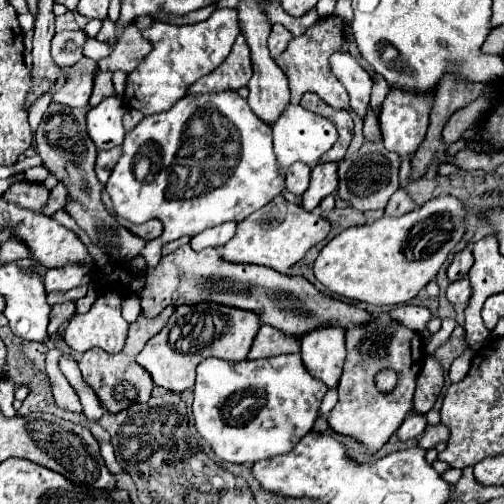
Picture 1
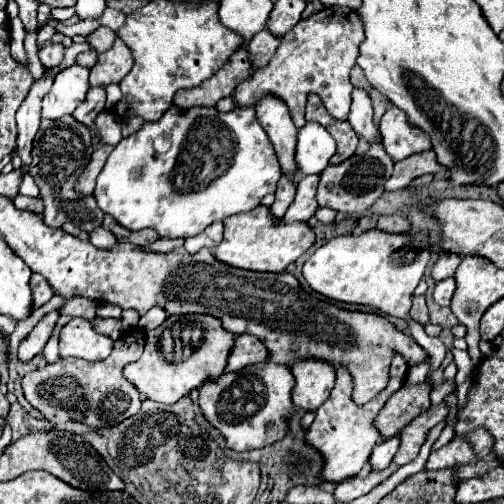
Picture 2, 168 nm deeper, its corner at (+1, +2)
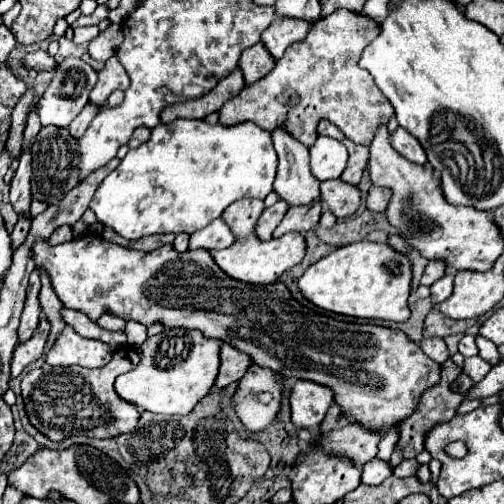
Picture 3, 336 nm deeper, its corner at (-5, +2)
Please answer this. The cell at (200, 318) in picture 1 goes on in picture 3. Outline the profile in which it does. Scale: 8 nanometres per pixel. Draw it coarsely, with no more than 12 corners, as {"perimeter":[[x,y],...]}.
{"perimeter":[[164,329],[116,393],[184,415],[214,387],[218,339]]}

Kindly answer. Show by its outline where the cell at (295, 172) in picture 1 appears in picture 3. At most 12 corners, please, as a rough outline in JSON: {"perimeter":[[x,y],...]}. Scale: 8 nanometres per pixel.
{"perimeter":[[284,199],[264,209],[258,221],[258,237],[272,239],[274,229],[290,205]]}

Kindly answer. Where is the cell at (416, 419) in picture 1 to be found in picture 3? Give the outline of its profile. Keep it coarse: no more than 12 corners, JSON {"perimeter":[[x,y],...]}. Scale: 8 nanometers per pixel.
{"perimeter":[[372,459],[362,467],[362,483],[380,485],[392,475],[390,461]]}

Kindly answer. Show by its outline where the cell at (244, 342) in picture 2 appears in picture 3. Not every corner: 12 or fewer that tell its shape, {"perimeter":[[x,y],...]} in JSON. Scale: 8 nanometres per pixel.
{"perimeter":[[224,343],[216,387],[240,381],[254,361]]}

